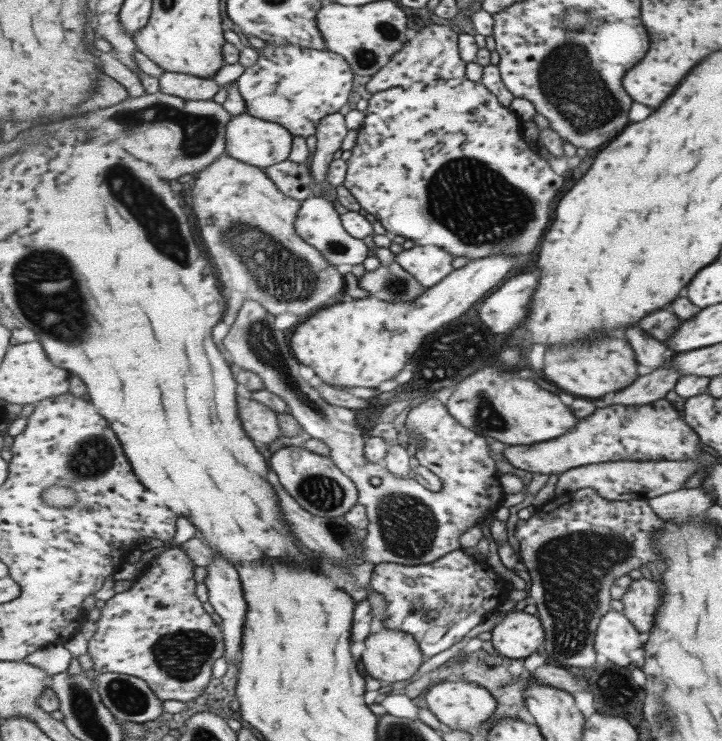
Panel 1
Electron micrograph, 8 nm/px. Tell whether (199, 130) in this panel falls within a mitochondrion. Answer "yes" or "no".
yes

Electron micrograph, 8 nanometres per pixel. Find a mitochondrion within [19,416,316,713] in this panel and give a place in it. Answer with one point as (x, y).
(181, 654)

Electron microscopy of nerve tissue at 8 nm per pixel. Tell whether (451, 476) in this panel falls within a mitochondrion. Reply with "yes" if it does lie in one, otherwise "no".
no

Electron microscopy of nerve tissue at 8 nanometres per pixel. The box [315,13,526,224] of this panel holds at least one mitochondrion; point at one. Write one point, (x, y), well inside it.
(366, 58)

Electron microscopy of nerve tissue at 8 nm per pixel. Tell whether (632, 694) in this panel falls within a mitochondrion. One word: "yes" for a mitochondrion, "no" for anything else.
yes

